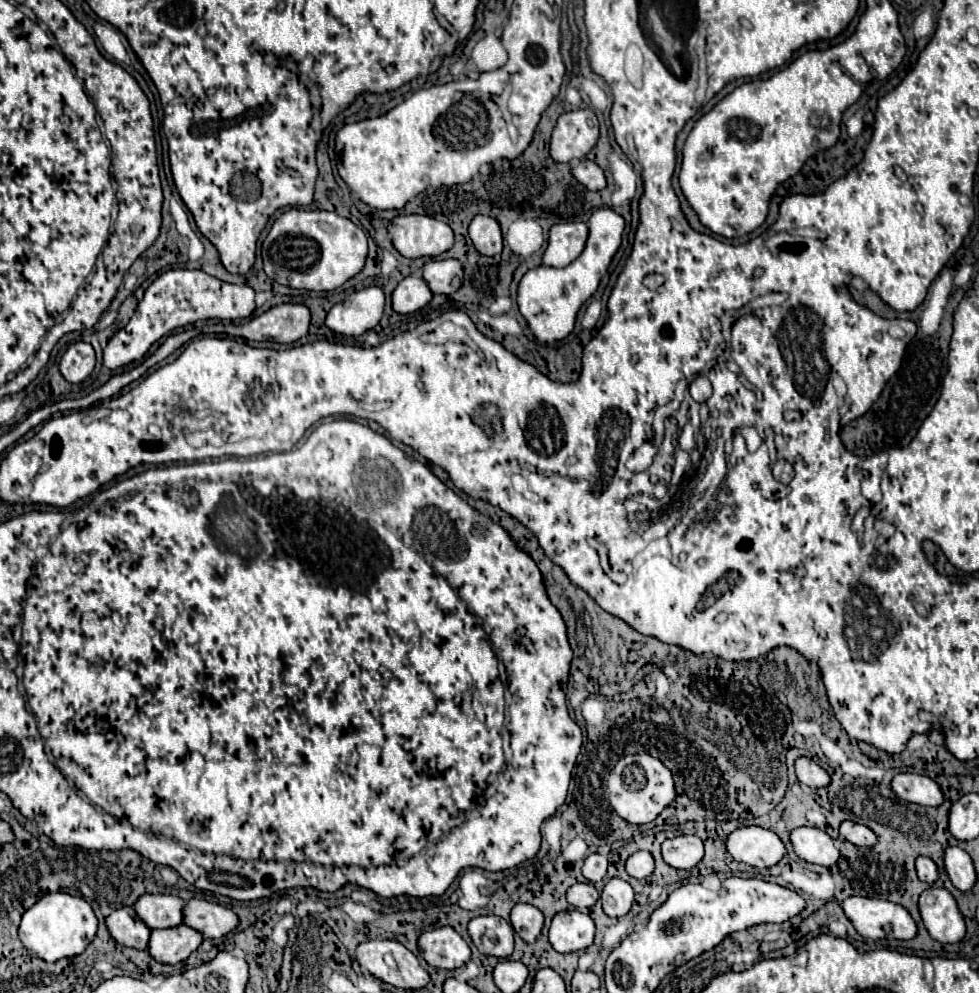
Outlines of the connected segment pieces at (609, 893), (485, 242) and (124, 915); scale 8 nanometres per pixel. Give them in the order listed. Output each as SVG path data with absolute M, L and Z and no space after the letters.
M611 879L601 893L603 911L609 917L625 917L631 911L633 899L635 899L633 887L623 879Z
M477 215L469 225L469 237L481 255L501 255L503 233L493 217Z
M123 907L113 911L105 919L105 923L119 945L133 947L133 949L149 949L151 929L137 917L133 907Z

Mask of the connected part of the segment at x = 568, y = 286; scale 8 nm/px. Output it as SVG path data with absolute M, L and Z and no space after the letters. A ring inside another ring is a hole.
M599 209L589 219L589 239L583 249L583 253L567 267L553 269L553 267L535 267L529 269L521 283L519 283L519 311L527 319L529 329L539 341L559 341L565 339L573 329L577 321L577 313L581 305L597 291L601 277L607 273L615 253L621 247L625 231L625 219L613 211L613 209Z

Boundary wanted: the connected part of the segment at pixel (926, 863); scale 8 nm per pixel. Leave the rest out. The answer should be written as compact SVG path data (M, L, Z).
M919 857L919 859L915 861L915 867L917 867L919 879L927 881L929 885L933 885L933 883L939 879L939 871L937 871L937 865L933 863L933 859L929 859L929 857Z

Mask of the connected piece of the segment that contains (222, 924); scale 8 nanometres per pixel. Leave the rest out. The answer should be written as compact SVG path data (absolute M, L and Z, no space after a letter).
M189 899L183 923L209 939L221 939L239 925L239 917L223 905L209 903L205 899Z

